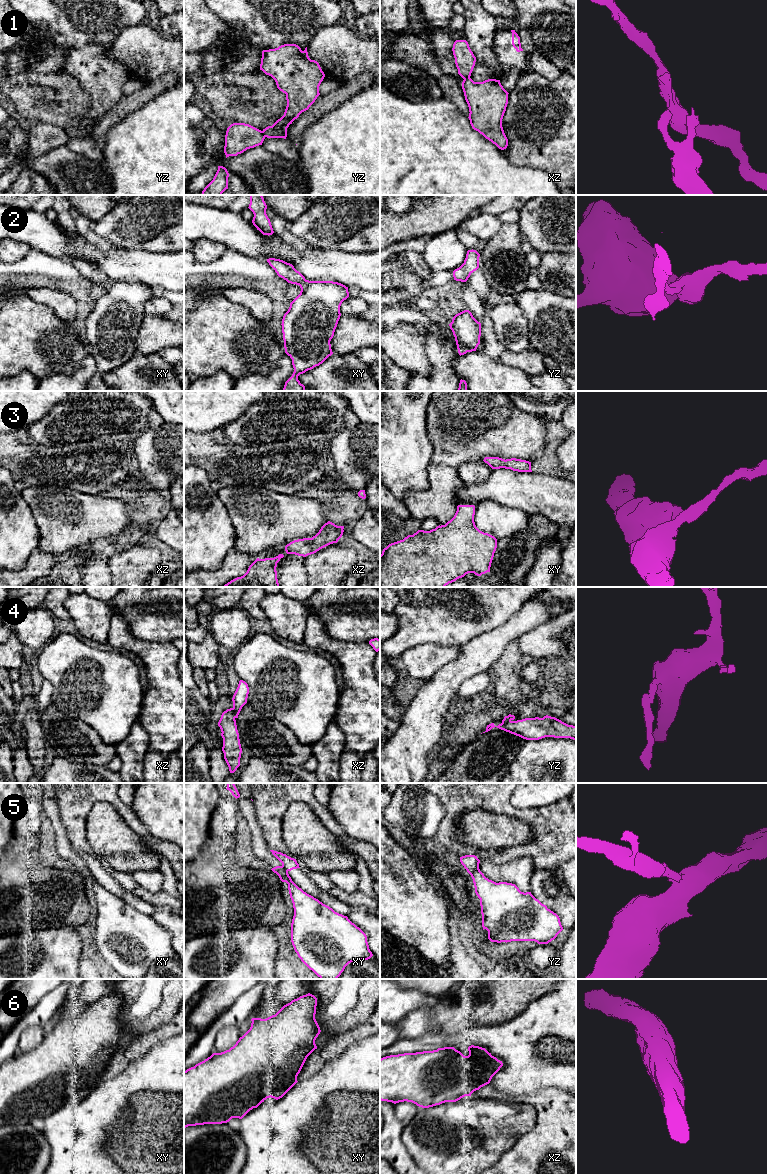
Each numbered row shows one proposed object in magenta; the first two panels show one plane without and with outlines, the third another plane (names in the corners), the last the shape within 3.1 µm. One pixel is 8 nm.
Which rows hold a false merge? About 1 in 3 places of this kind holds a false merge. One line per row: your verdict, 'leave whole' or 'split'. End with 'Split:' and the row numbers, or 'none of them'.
1: split
2: leave whole
3: leave whole
4: split
5: split
6: leave whole
Split: 1, 4, 5

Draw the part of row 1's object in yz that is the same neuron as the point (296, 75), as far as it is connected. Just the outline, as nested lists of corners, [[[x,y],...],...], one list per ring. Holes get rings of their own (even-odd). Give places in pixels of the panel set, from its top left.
[[[296,44],[263,50],[260,70],[275,80],[287,100],[284,115],[262,132],[267,138],[286,139],[289,125],[320,95],[319,86],[325,74],[319,63],[309,58],[307,47],[302,51]]]

